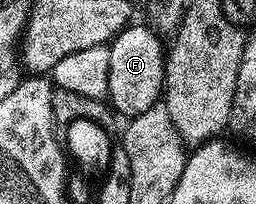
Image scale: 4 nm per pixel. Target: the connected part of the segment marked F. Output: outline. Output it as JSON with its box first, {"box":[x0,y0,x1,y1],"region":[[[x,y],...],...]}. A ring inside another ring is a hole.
{"box":[106,23,165,118],"region":[[[132,23],[109,45],[109,84],[106,99],[118,115],[130,118],[145,114],[149,106],[160,103],[163,95],[165,48],[146,23]]]}

